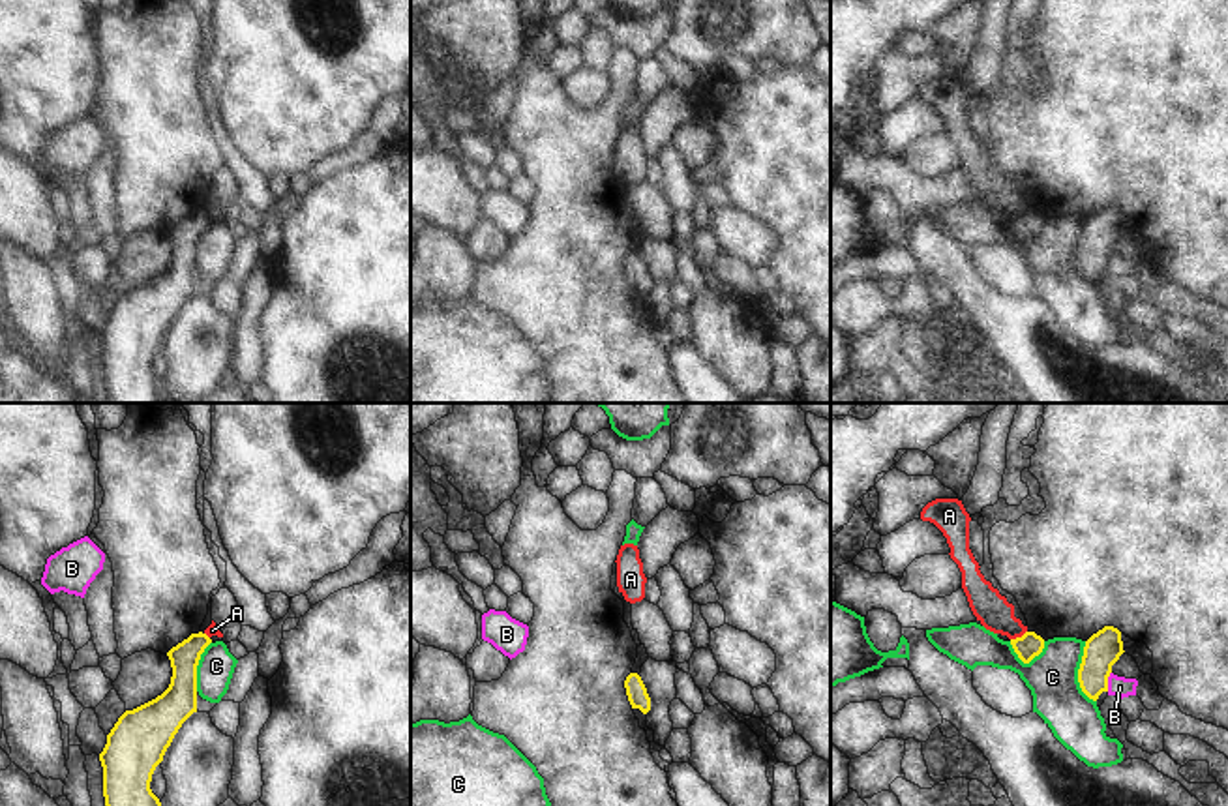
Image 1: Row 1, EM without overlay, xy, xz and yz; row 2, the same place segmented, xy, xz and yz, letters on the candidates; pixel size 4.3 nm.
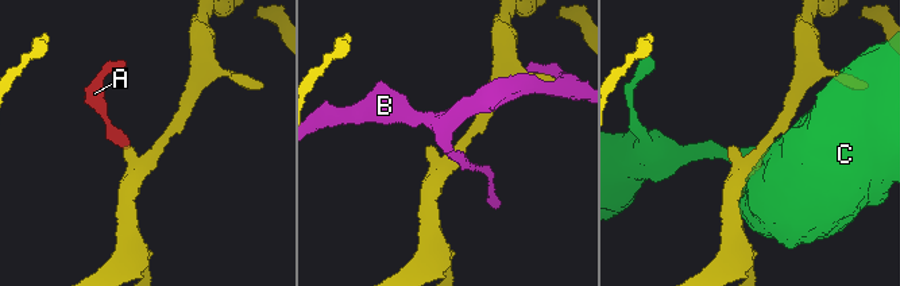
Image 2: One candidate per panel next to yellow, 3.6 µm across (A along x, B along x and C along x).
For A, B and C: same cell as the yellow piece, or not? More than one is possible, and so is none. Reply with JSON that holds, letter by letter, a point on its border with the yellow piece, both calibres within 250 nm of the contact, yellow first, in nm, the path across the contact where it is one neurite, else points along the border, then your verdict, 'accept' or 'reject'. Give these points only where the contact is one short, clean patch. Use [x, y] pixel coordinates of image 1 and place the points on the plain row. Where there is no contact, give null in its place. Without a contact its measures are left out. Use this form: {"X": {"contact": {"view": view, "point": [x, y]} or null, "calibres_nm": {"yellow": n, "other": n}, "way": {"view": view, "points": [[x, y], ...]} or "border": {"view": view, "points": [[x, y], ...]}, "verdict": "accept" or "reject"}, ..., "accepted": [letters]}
{"A": {"contact": {"view": "yz", "point": [1018, 218]}, "calibres_nm": {"yellow": 110, "other": 150}, "border": {"view": "yz", "points": [[1026, 210], [1011, 220]]}, "verdict": "reject"}, "B": {"contact": {"view": "yz", "point": [1107, 261]}, "calibres_nm": {"yellow": 160, "other": 90}, "verdict": "reject"}, "C": {"contact": {"view": "yz", "point": [1078, 253]}, "calibres_nm": {"yellow": 160, "other": 220}, "verdict": "reject"}, "accepted": []}

